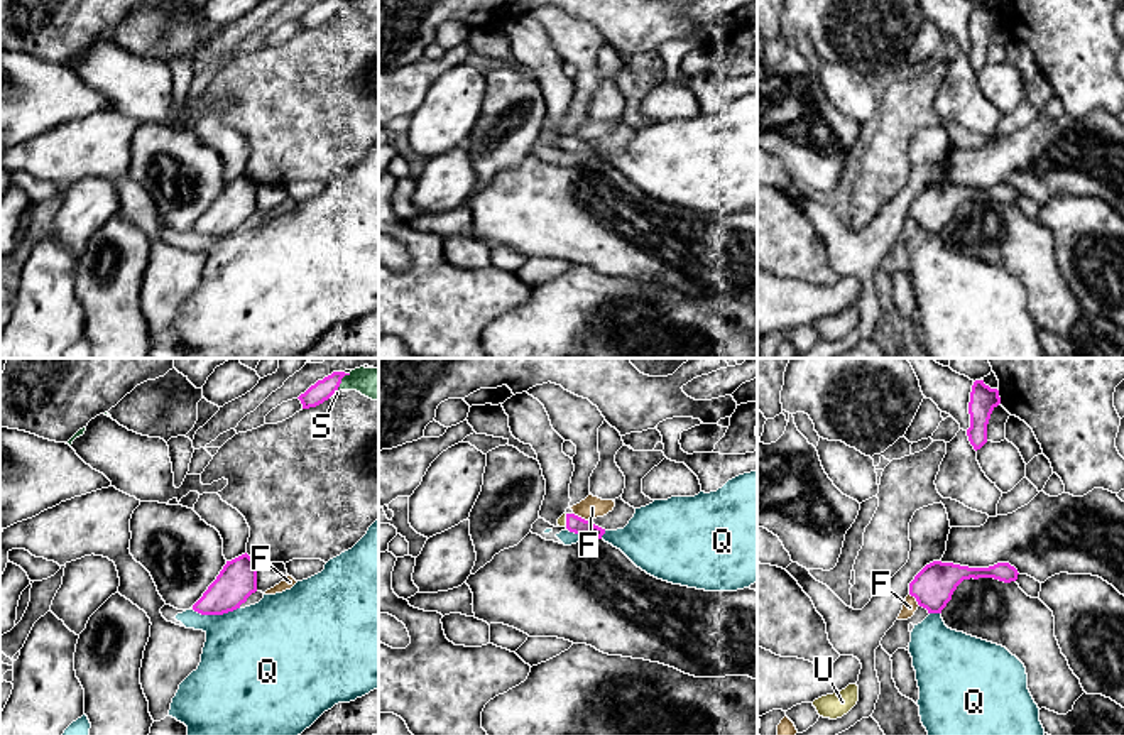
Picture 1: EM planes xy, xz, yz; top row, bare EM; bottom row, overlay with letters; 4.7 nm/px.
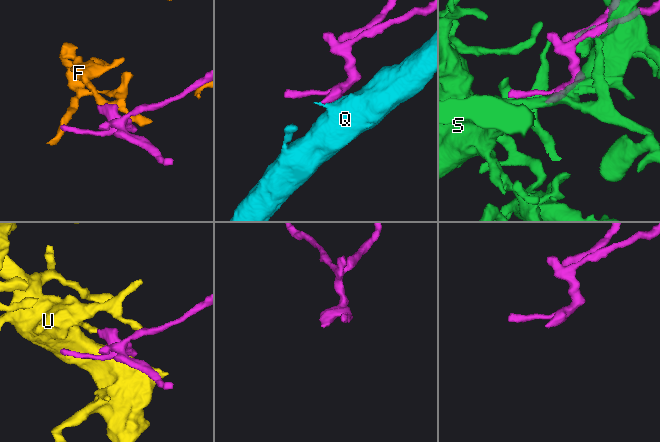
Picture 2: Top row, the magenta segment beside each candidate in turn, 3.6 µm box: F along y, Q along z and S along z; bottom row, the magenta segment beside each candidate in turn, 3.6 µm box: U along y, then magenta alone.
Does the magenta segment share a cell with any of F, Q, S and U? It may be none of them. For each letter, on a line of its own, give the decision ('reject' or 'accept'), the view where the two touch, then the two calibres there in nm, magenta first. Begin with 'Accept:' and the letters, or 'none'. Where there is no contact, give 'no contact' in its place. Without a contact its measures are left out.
Accept: U
F: reject; contact in xz; calibres 90 and 110 nm
Q: reject; contact in xy; calibres 180 and 440 nm
S: reject; contact in xy; calibres 100 and 110 nm
U: accept; contact in xz; calibres 90 and 50 nm

